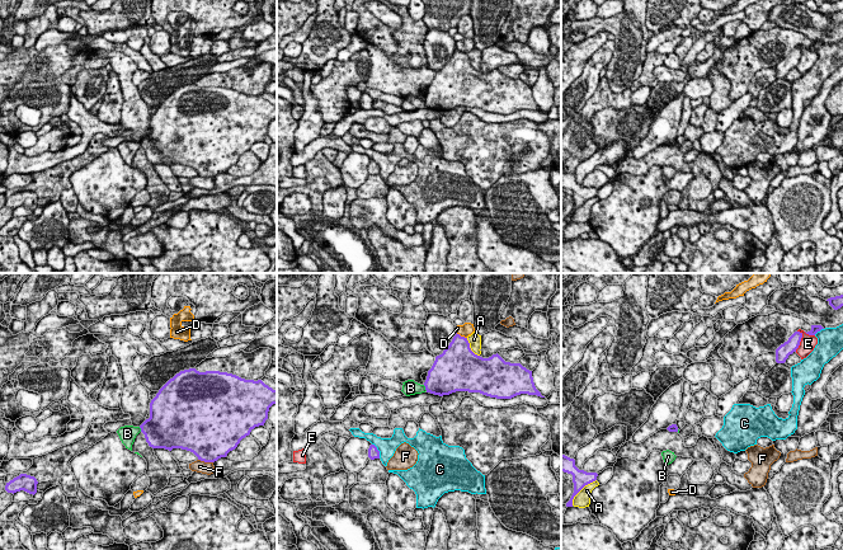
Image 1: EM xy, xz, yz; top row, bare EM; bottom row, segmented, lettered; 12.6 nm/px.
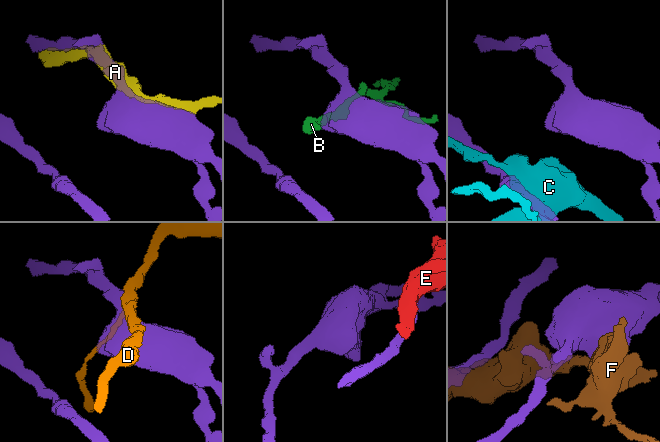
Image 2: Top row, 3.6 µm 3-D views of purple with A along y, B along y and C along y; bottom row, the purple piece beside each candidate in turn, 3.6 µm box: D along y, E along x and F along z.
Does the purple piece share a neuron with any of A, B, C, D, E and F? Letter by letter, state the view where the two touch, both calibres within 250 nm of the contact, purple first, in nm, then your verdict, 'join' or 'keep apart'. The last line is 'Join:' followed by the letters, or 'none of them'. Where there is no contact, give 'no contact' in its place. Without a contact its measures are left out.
A: xz | 480/160 nm | keep apart
B: xz | 400/190 nm | keep apart
C: xz | 140/220 nm | keep apart
D: xz | 340/160 nm | keep apart
E: yz | 170/200 nm | keep apart
F: xy | 480/160 nm | keep apart
Join: none of them

